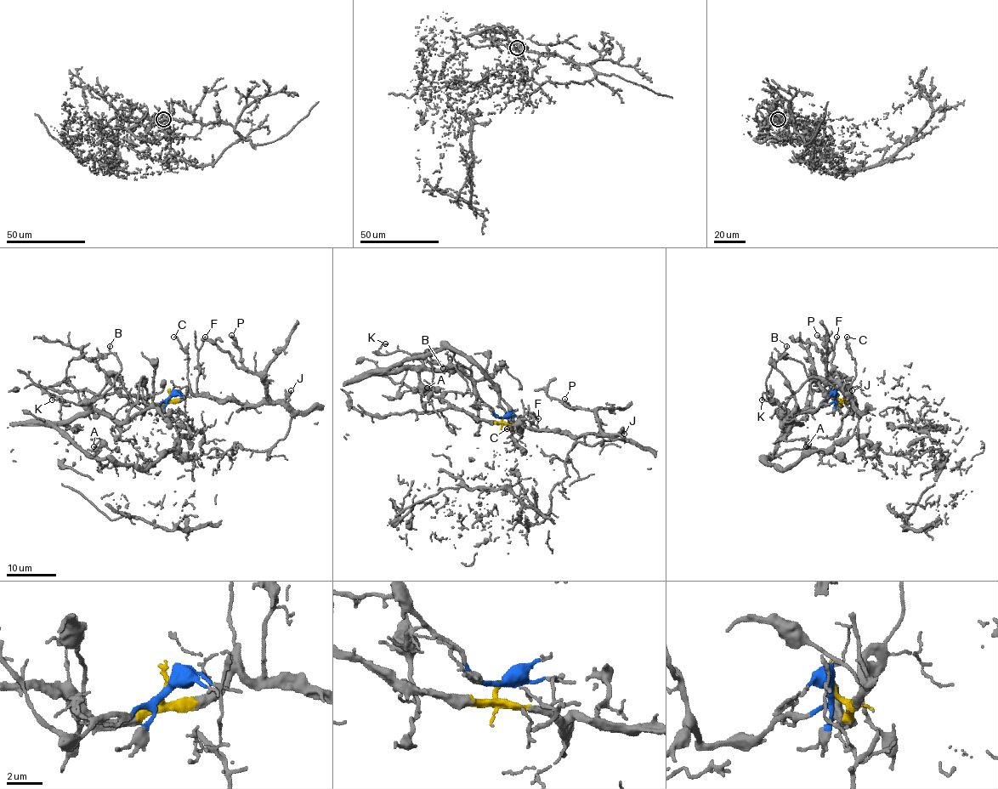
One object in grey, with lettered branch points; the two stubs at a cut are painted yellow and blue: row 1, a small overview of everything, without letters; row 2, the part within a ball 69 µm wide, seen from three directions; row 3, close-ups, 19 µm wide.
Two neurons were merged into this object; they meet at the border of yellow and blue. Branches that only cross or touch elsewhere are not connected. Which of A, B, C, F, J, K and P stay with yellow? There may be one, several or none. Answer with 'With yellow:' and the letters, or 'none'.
With yellow: C, F, J, P

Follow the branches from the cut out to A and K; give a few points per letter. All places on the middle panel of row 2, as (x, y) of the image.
A: (502, 418), (460, 371), (389, 370), (405, 361), (424, 359), (432, 367), (434, 388), (427, 387)
K: (502, 418), (485, 403), (475, 384), (460, 371), (429, 370), (402, 351), (381, 354), (381, 345), (386, 343)

